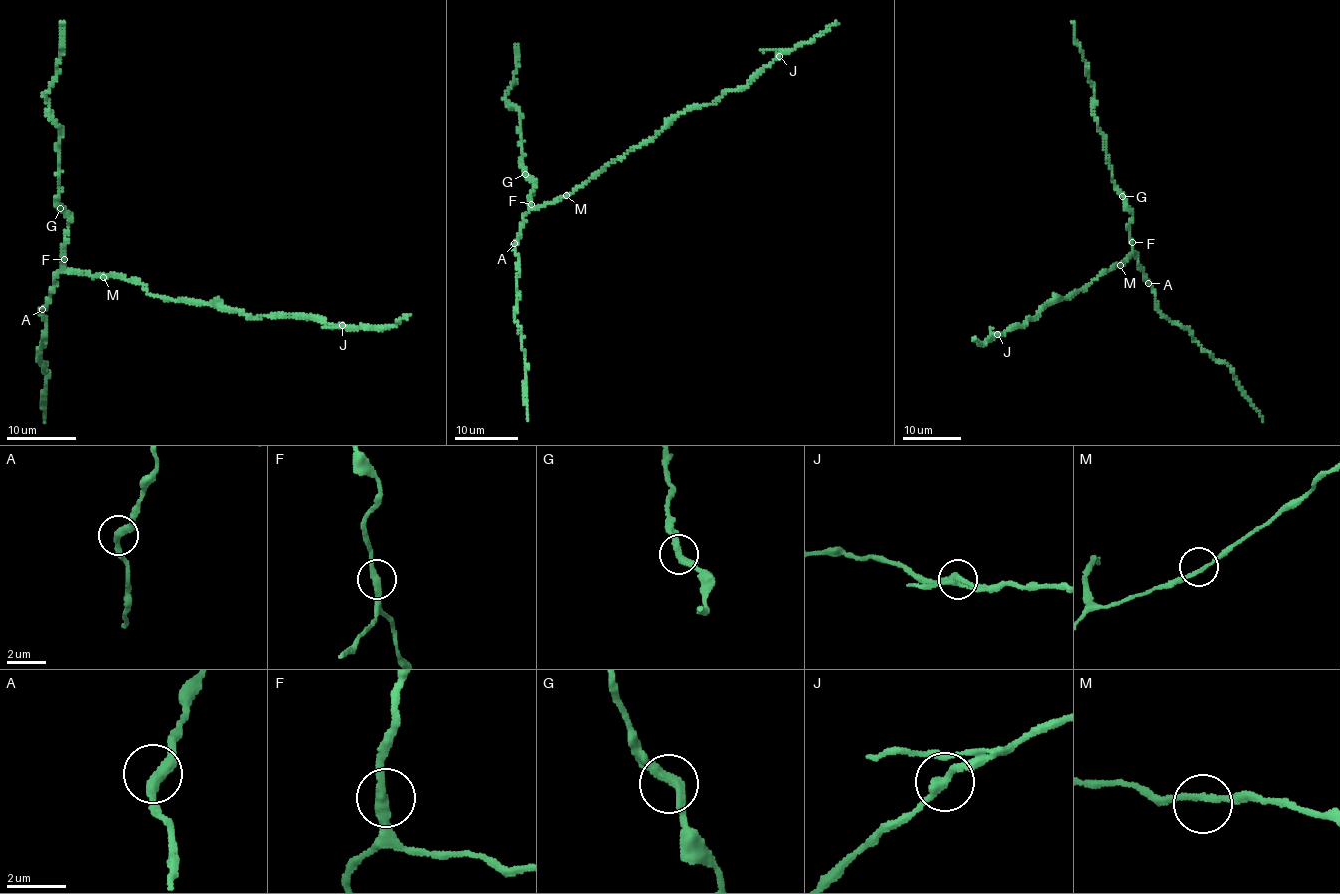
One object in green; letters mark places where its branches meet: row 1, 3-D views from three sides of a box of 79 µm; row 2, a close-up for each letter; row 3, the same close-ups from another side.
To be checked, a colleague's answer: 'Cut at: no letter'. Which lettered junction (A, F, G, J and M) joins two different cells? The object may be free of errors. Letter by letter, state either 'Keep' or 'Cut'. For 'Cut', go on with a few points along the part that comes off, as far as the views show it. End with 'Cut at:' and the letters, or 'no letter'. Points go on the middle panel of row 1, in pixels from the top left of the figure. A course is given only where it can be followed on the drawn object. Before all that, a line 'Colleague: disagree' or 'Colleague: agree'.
Colleague: agree
A: Keep
F: Keep
G: Keep
J: Keep
M: Keep
Cut at: no letter

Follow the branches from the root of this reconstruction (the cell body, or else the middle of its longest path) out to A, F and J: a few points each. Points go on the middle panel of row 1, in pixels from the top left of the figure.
A: (568, 196), (531, 208), (524, 218), (514, 243)
F: (568, 196), (536, 208), (531, 204)
J: (568, 196), (611, 163), (652, 140), (677, 115), (698, 106), (714, 105), (726, 91), (742, 90), (779, 56)

